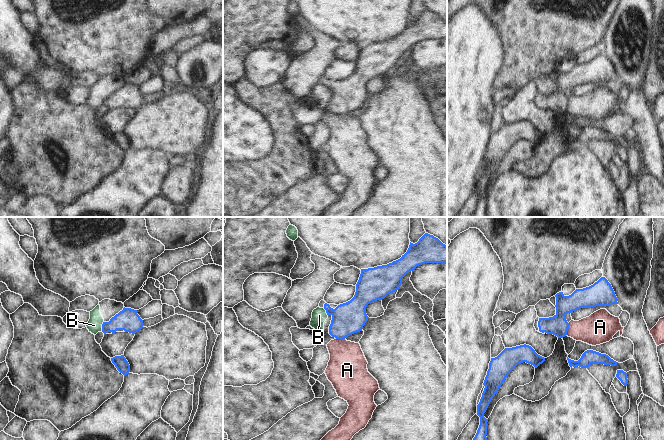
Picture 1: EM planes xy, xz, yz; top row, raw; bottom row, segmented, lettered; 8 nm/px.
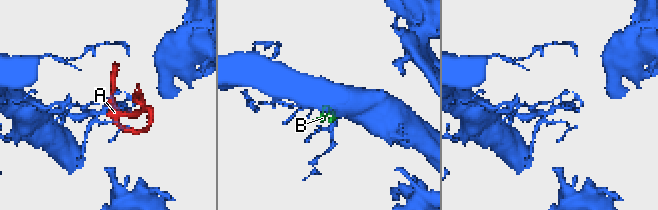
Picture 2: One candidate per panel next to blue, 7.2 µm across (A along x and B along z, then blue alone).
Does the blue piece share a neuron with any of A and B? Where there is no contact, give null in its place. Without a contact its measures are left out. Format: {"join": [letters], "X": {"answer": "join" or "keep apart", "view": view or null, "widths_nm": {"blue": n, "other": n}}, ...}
{"join": [], "A": {"answer": "keep apart", "view": "yz", "widths_nm": {"blue": 160, "other": 240}}, "B": {"answer": "keep apart", "view": "xy", "widths_nm": {"blue": 180, "other": 120}}}

